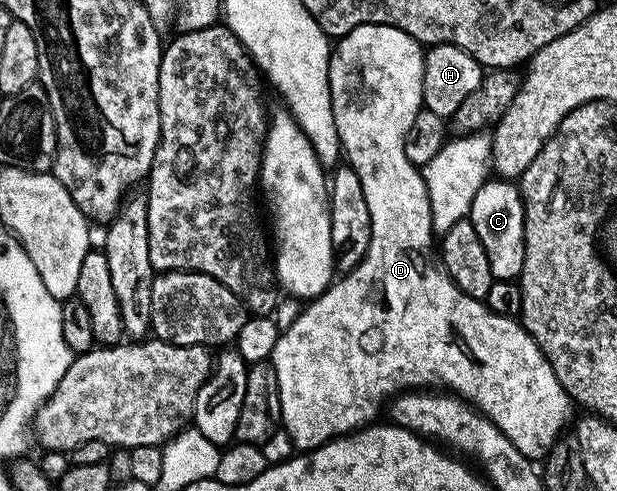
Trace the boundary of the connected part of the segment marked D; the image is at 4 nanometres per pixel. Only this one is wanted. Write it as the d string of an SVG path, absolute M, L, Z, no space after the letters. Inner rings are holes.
M361 24L356 26L356 30L341 37L333 45L330 53L332 118L336 118L336 130L340 134L345 163L354 168L356 174L360 174L360 186L364 186L364 202L368 202L368 218L370 219L370 241L364 258L353 270L339 275L329 288L315 296L303 307L306 309L287 328L285 325L281 329L276 346L269 358L269 362L276 370L276 380L279 382L280 410L282 411L280 424L299 453L311 452L313 448L324 446L329 440L340 436L349 436L359 428L375 423L379 419L378 407L381 406L382 399L384 399L384 404L387 398L393 398L399 392L433 388L449 390L453 395L460 396L474 405L492 422L496 422L496 426L500 426L504 438L508 438L508 442L512 442L512 446L516 446L516 450L520 450L520 454L524 454L529 460L538 462L550 453L552 446L567 431L572 420L572 415L570 416L572 401L570 395L560 386L560 382L556 378L552 366L544 358L540 346L536 346L536 342L527 334L521 323L515 317L496 314L485 302L461 292L452 282L450 275L440 267L440 260L436 255L436 233L431 224L426 183L422 178L419 165L408 162L408 154L404 154L404 134L408 134L408 129L412 126L416 114L424 107L422 79L424 78L425 61L423 45L412 39L404 30L387 24Z

